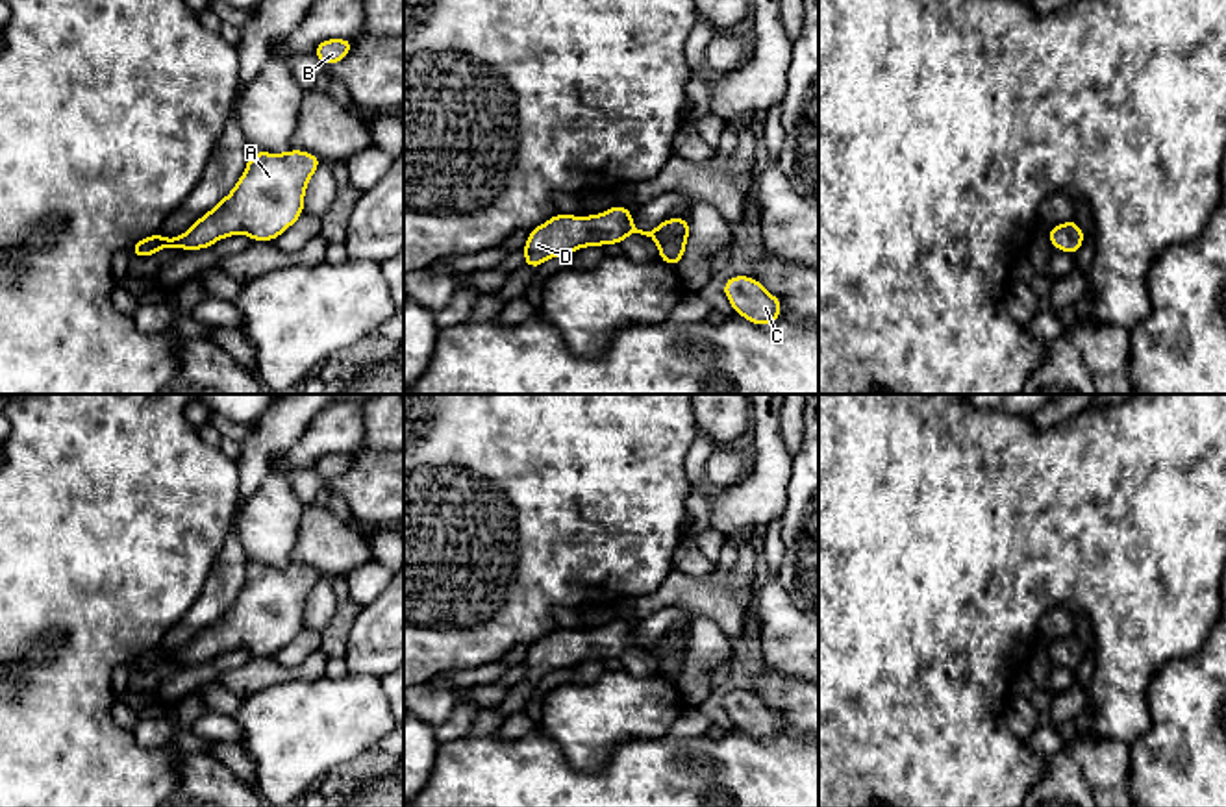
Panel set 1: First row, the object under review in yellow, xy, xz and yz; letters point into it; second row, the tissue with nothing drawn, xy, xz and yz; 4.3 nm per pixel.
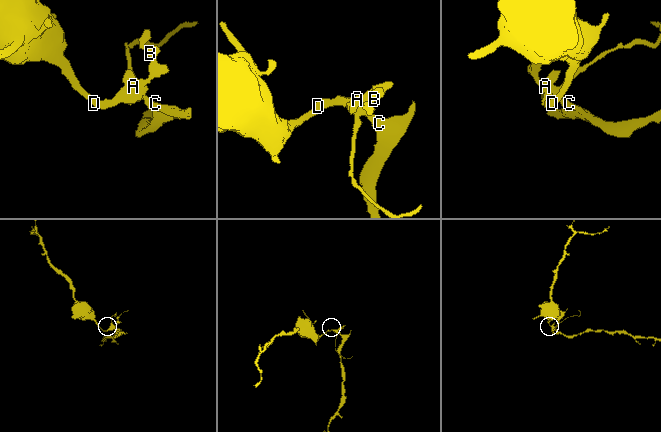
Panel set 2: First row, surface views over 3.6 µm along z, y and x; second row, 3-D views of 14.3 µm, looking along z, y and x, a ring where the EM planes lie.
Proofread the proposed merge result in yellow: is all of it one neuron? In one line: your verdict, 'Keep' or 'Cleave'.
Keep

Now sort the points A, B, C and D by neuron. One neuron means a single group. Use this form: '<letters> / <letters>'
A B C D

